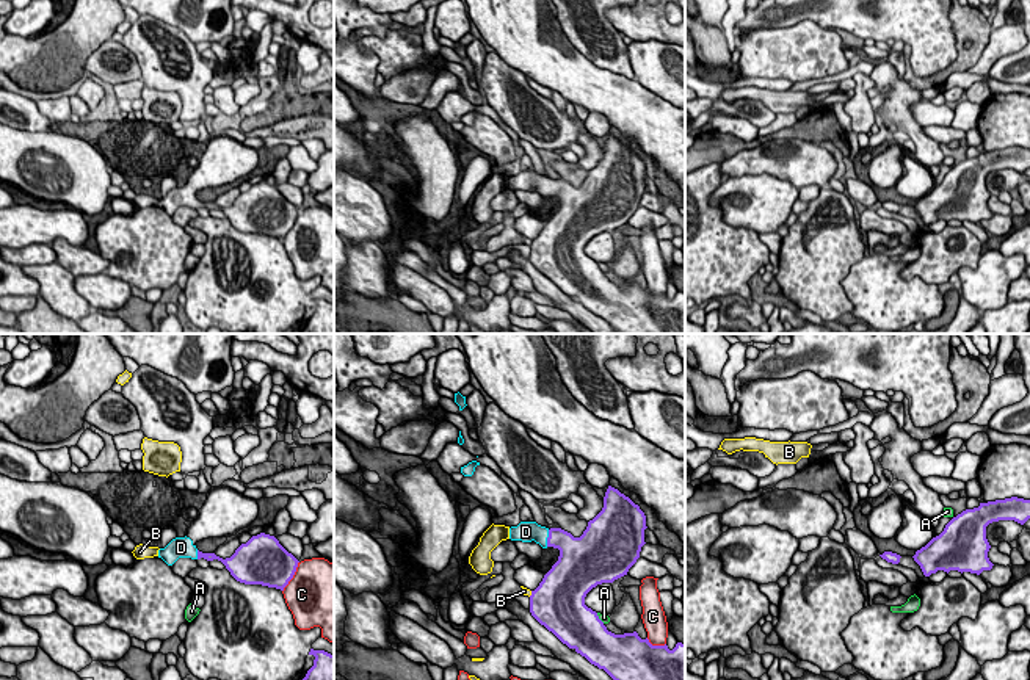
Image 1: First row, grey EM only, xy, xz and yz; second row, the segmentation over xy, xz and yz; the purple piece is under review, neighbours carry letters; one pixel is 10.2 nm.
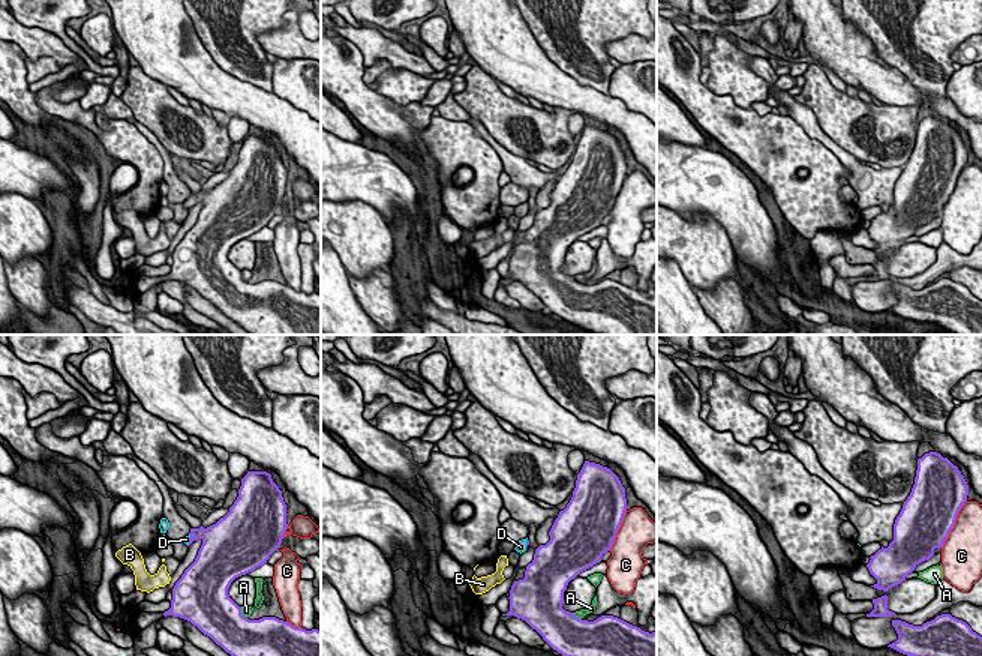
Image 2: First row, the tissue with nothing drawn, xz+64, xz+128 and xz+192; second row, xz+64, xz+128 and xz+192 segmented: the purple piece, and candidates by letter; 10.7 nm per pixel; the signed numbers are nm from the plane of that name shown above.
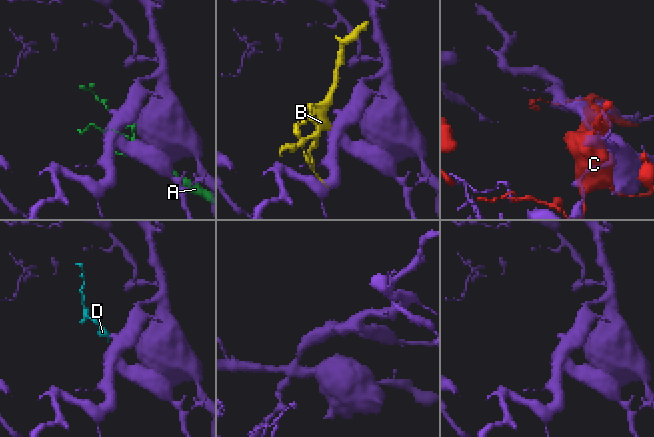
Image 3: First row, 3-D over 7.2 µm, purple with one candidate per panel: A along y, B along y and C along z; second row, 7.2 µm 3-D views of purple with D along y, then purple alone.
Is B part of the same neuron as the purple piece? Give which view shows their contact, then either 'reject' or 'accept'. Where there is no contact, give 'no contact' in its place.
xz | reject

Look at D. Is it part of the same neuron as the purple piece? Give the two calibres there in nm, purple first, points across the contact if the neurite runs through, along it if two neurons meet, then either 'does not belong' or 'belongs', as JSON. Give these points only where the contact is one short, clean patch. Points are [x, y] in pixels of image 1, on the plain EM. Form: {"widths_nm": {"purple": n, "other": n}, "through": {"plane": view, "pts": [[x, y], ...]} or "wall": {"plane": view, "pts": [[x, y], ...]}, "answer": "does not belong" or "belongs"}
{"widths_nm": {"purple": 240, "other": 220}, "through": {"plane": "xz", "pts": [[569, 196], [558, 187], [547, 187], [535, 180], [525, 180]]}, "answer": "belongs"}

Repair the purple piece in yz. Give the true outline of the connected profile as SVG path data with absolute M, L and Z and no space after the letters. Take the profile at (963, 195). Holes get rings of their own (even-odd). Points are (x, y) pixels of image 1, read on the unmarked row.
M1011 146L980 152L978 157L966 158L953 166L944 180L917 199L912 207L925 226L938 219L980 224L994 215L988 207L991 194L986 188L986 175L999 169L1014 169L1024 174L1028 168L1030 149Z

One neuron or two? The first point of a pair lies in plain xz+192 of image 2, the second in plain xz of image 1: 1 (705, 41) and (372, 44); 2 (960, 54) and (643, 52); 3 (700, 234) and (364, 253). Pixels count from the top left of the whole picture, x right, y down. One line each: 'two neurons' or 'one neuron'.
1: two neurons
2: two neurons
3: two neurons

